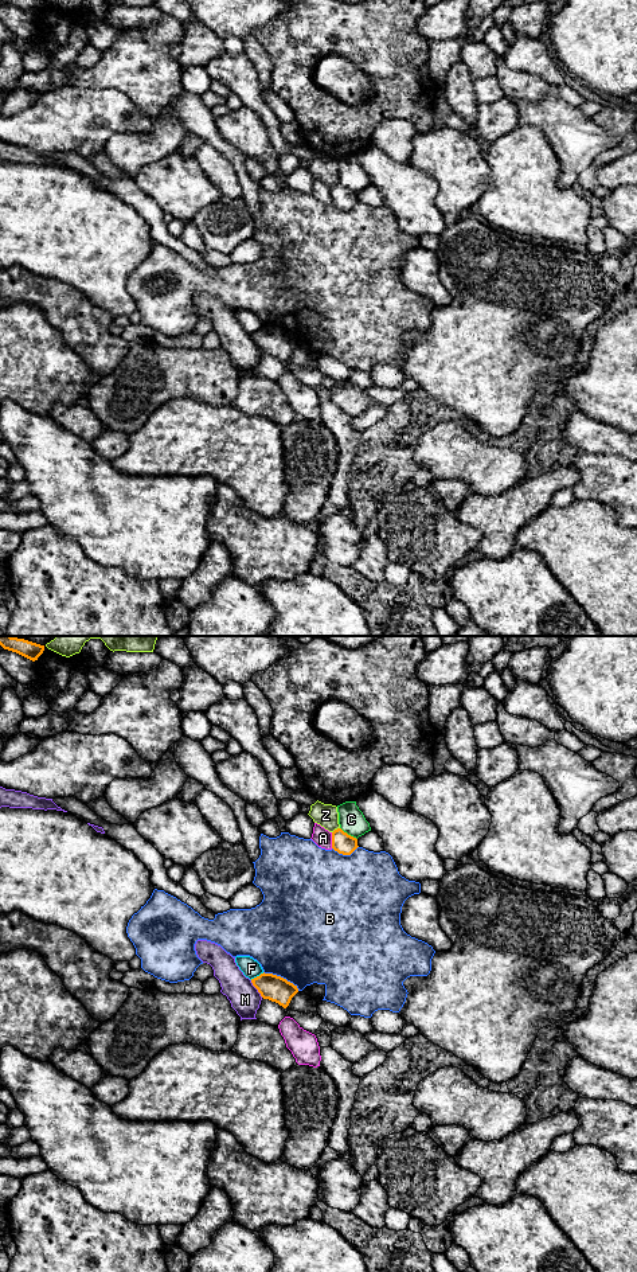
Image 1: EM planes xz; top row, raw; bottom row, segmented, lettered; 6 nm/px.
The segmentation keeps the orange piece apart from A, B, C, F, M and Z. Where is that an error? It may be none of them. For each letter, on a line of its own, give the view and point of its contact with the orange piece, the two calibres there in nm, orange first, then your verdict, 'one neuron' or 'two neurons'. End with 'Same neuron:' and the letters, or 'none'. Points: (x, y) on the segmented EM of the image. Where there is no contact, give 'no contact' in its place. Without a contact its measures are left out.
A: xz (332, 841) | 120/110 nm | two neurons
B: xz (280, 976) | 160/500 nm | two neurons
C: xz (347, 834) | 120/160 nm | two neurons
F: xz (257, 976) | 160/110 nm | two neurons
M: xz (256, 987) | 160/180 nm | two neurons
Z: xz (335, 830) | 120/140 nm | two neurons
Same neuron: none

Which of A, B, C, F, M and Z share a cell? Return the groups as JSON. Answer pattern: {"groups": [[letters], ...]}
{"groups": [["A"], ["B"], ["C"], ["F"], ["M"], ["Z"]]}

